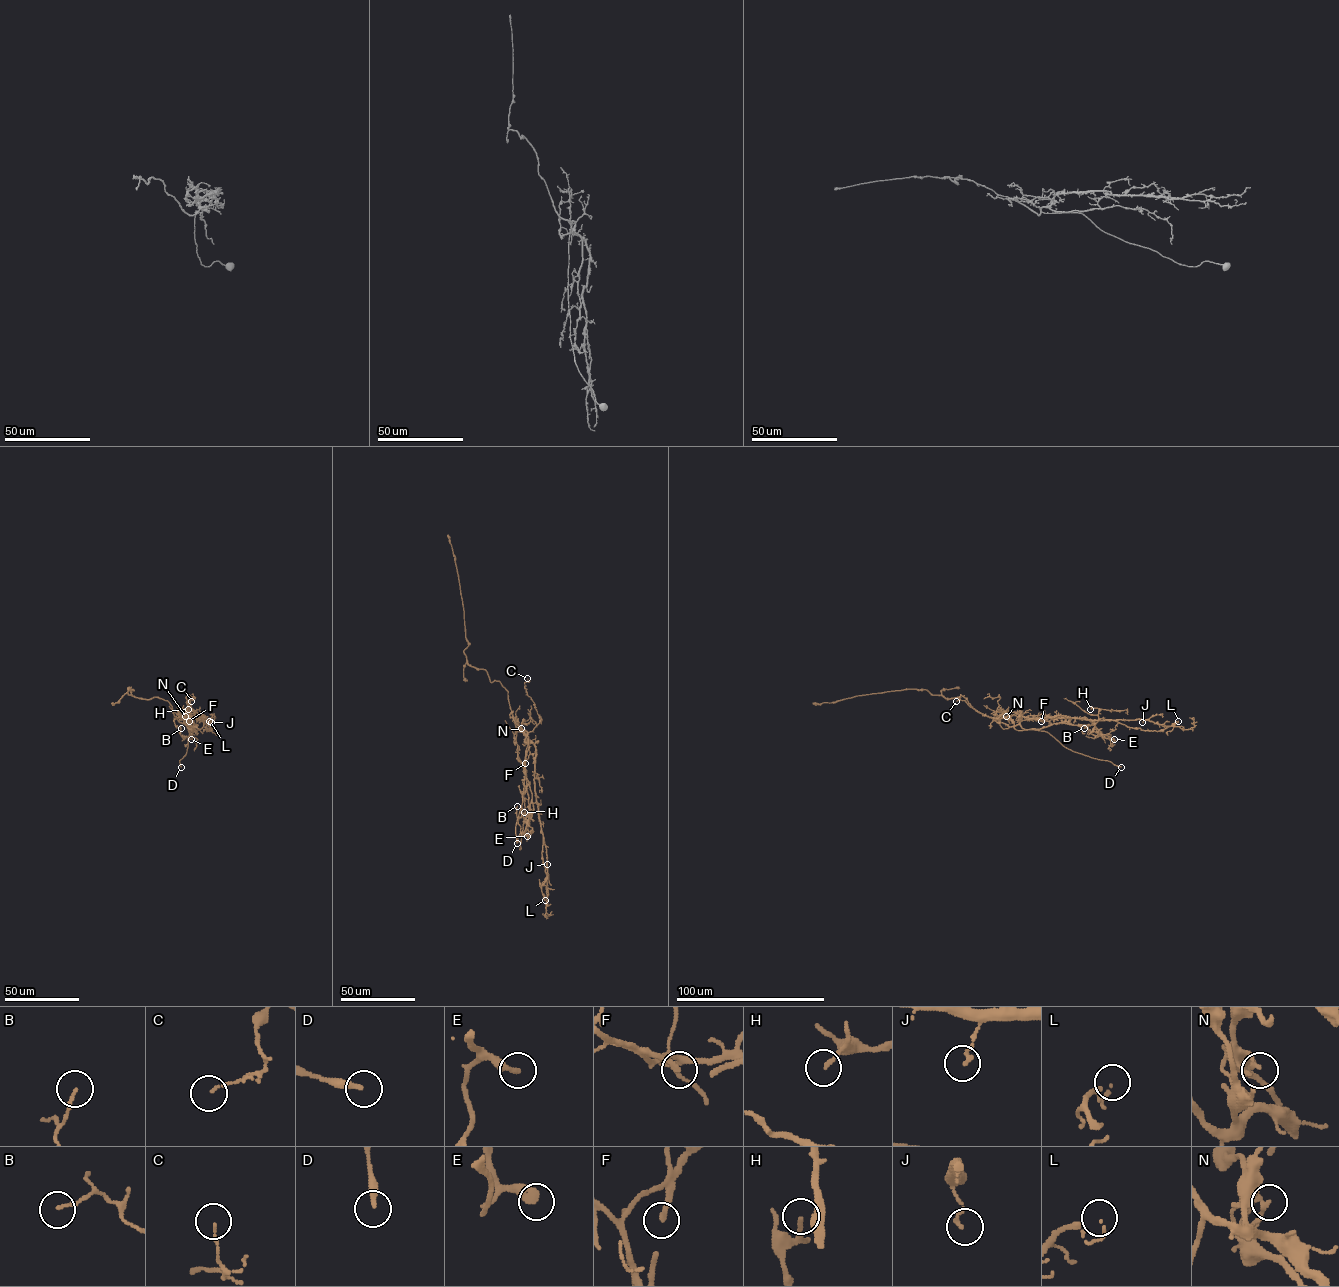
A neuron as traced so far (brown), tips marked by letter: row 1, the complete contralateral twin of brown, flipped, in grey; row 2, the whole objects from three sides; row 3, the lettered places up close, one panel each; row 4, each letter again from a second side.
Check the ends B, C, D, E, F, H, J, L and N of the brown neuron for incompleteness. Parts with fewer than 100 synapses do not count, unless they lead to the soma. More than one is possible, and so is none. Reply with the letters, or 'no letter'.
D, E

